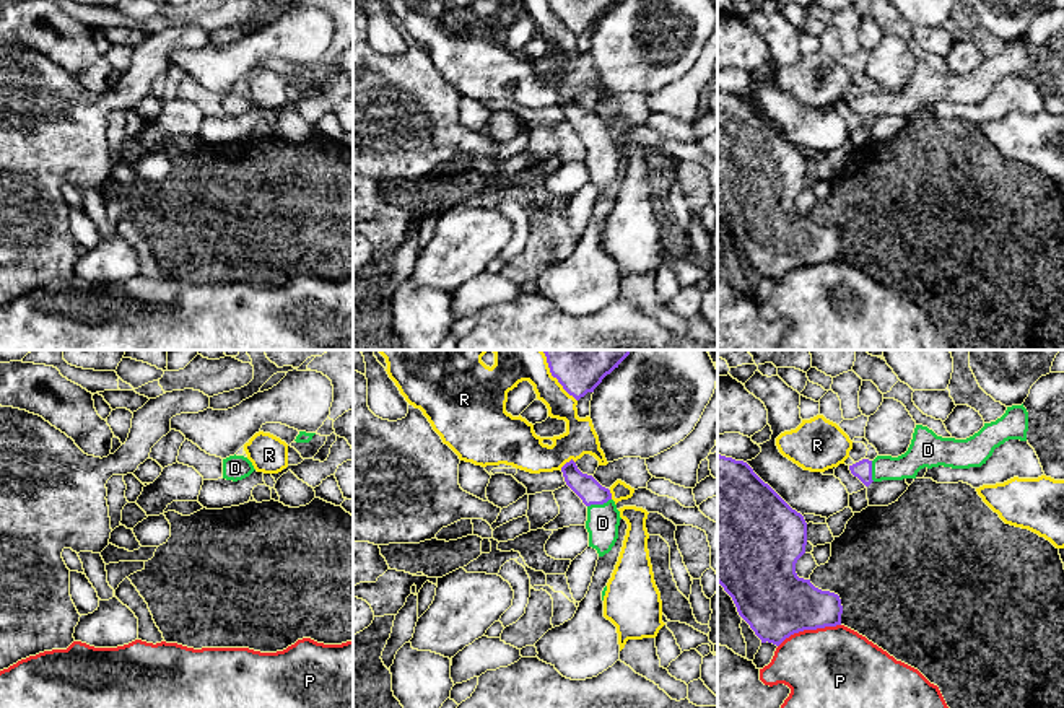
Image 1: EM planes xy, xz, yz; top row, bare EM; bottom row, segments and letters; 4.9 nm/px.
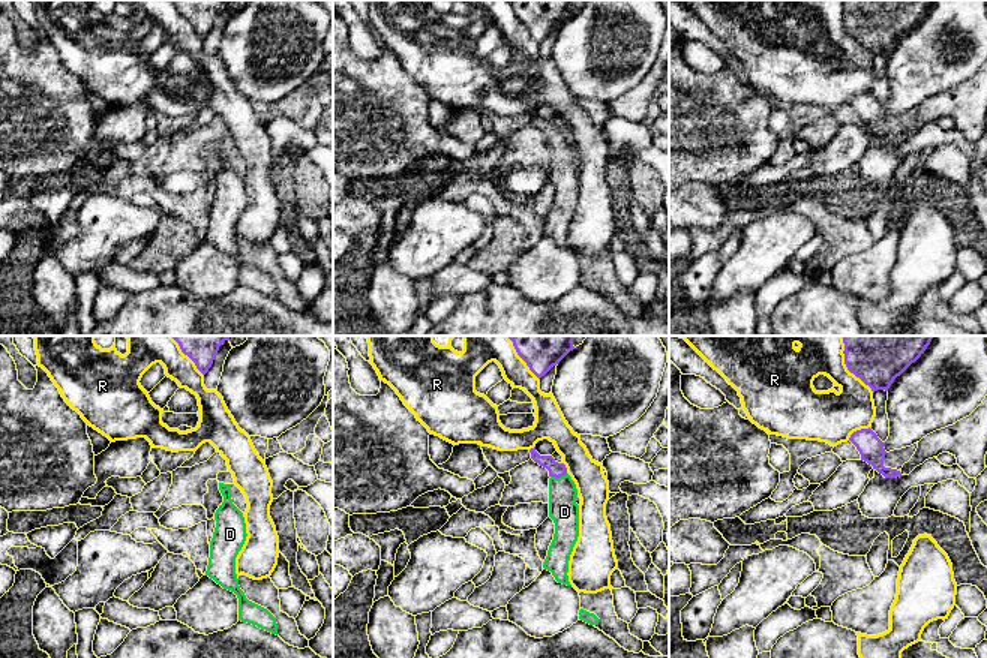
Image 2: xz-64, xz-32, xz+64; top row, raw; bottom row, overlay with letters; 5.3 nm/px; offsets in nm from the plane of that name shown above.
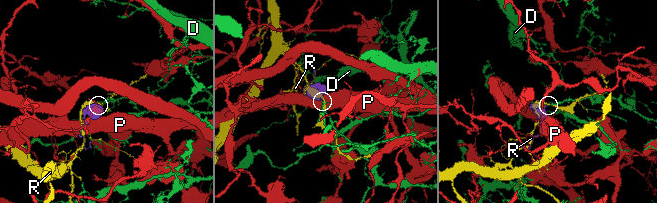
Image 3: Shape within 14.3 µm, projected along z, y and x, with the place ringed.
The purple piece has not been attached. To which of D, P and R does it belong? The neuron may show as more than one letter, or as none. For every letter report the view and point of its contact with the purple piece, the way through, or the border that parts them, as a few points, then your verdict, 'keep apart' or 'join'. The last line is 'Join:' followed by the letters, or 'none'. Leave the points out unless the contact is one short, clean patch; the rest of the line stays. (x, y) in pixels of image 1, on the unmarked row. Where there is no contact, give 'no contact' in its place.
D: xz (599, 139) | across xz (586, 122), (599, 139), (602, 158) | join
P: yz (809, 264) | keep apart
R: xz (558, 17) | keep apart
Join: D

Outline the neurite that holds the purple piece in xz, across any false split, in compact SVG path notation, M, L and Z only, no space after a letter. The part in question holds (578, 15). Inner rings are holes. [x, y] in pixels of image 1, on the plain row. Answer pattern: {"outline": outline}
{"outline": "M548 0L550 8L576 36L602 18L618 0Z"}

